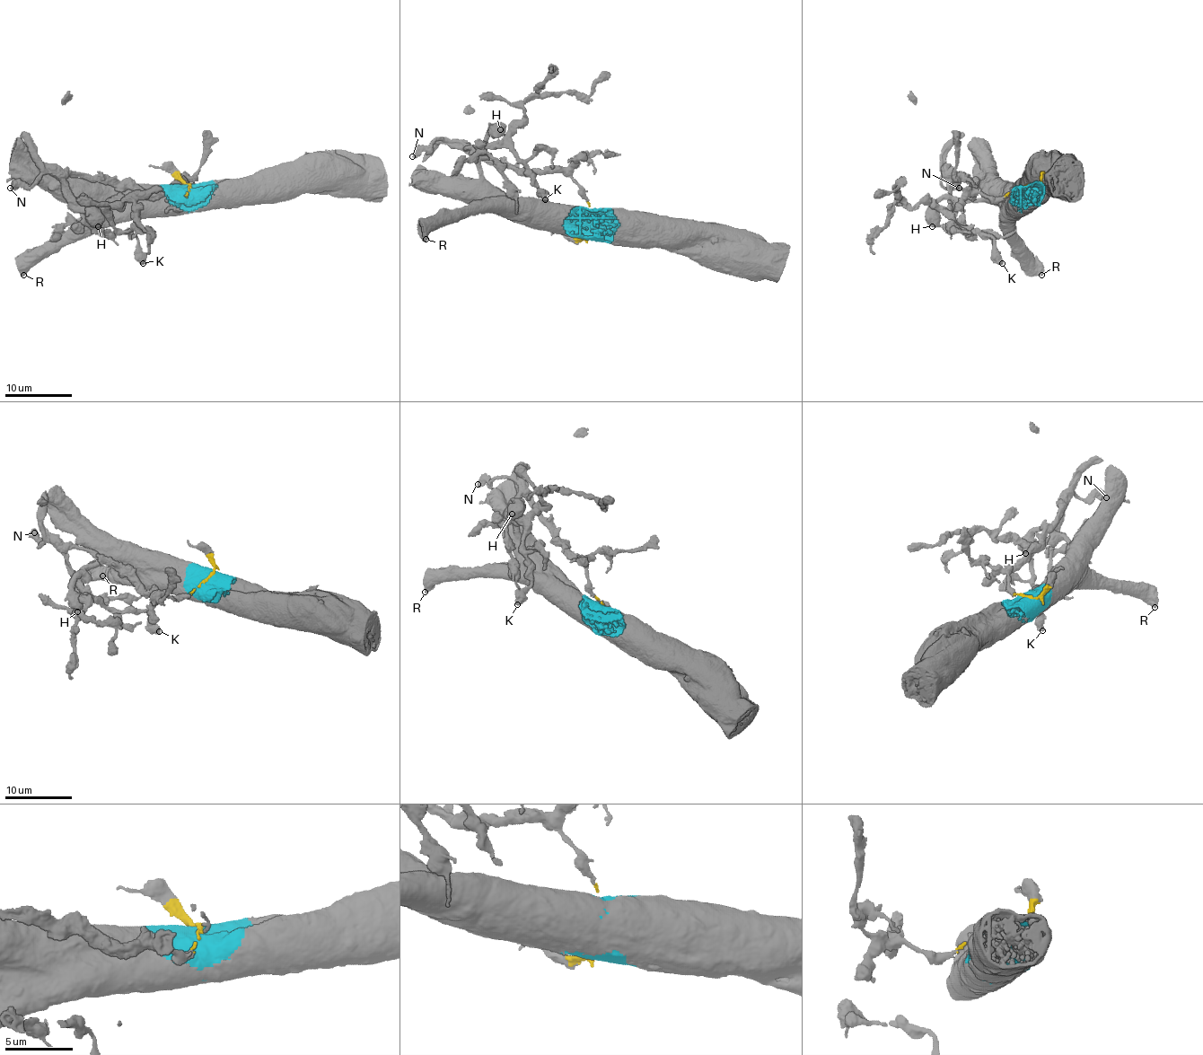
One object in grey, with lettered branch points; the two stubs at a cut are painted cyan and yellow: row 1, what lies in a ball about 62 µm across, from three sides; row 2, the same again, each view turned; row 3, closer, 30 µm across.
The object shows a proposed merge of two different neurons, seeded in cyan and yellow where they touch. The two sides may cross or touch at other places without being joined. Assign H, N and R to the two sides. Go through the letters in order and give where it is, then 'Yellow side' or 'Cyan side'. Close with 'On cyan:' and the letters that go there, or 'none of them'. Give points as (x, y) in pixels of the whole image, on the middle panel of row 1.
H: Place: (500, 129). Cyan side
N: Place: (412, 156). Yellow side
R: Place: (425, 239). Cyan side
On cyan: H, R

